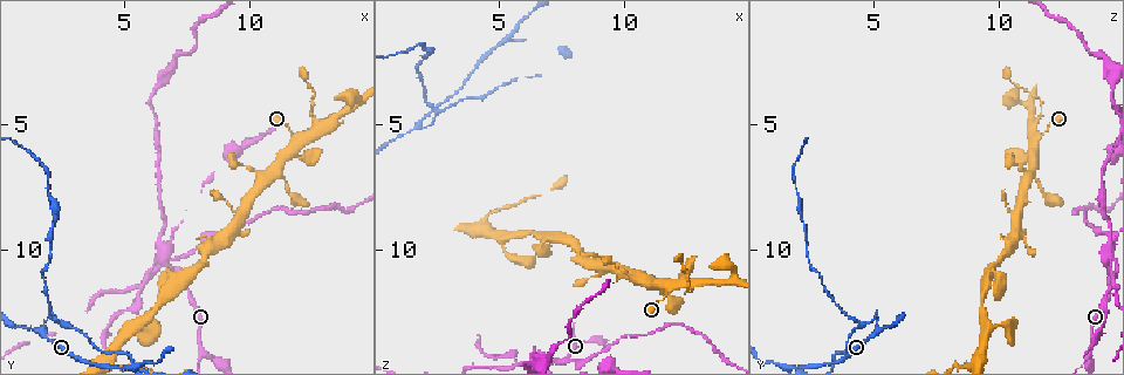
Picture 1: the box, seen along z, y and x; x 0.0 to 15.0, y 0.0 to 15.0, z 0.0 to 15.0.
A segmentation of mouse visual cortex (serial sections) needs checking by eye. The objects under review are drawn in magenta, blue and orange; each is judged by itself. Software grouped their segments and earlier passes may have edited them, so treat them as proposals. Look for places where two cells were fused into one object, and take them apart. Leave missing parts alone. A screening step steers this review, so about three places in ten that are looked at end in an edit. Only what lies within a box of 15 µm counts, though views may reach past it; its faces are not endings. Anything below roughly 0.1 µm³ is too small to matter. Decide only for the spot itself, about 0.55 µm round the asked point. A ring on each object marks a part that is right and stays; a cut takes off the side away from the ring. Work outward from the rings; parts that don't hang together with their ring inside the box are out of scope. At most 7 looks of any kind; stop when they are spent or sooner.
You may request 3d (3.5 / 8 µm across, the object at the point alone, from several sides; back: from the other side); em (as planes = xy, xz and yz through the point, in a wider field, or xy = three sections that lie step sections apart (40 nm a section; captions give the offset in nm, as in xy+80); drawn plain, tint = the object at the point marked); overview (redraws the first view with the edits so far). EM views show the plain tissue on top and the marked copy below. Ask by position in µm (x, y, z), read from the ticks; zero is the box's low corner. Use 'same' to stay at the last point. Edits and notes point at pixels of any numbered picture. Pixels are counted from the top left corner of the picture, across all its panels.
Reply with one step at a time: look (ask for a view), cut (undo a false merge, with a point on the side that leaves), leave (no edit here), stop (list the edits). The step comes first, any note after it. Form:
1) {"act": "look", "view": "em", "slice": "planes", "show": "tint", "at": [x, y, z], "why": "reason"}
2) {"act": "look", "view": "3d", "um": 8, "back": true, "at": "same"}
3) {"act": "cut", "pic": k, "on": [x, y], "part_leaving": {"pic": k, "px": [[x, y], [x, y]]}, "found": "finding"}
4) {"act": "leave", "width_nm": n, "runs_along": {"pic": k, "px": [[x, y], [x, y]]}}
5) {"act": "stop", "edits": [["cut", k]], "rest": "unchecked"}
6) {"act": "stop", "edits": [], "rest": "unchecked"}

{"act": "look", "view": "3d", "um": 3.5, "at": [2.1, 12.5, 5.1], "why": "sharp bend"}

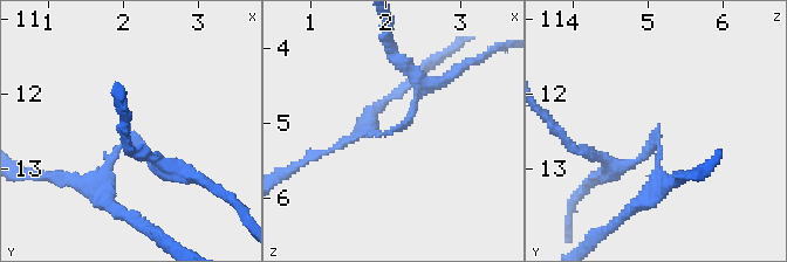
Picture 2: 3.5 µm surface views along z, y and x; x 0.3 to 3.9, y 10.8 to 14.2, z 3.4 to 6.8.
{"act": "look", "view": "em", "slice": "xy", "step": 2, "show": "tint", "at": [2.10, 12.55, 5.10], "arm_widths_nm": [150, 200], "why": "shape alone is not enough"}

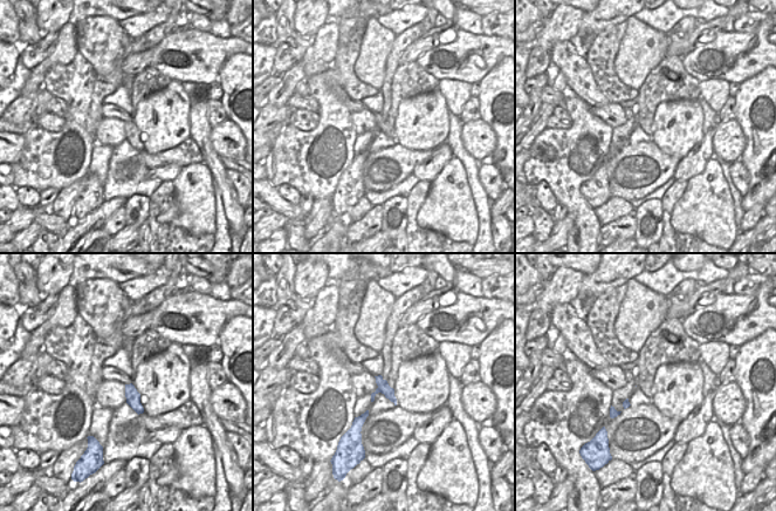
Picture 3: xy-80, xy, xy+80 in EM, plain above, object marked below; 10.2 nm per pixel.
{"act": "cut", "pic": 2, "on": [631, 163], "part_leaving": {"pic": 2, "px": [[658, 145], [622, 166], [589, 156]]}, "found": "a second cell is stuck on"}

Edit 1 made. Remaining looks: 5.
{"act": "look", "view": "3d", "um": 3.5, "at": [6.6, 10.3, 14.3], "why": "looks like a crossing"}

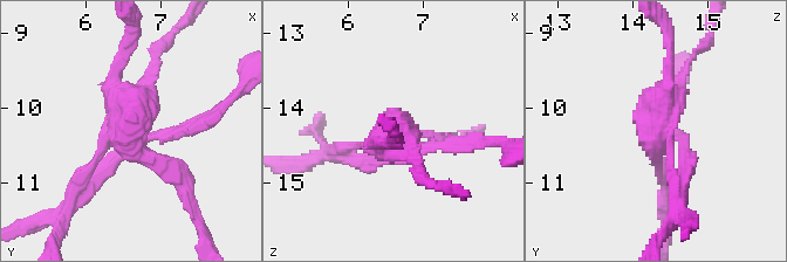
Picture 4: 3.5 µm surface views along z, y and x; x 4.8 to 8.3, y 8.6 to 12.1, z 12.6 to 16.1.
{"act": "look", "view": "em", "slice": "xy", "step": 3, "show": "tint", "at": [6.60, 10.35, 14.30], "why": "shape alone is not enough"}

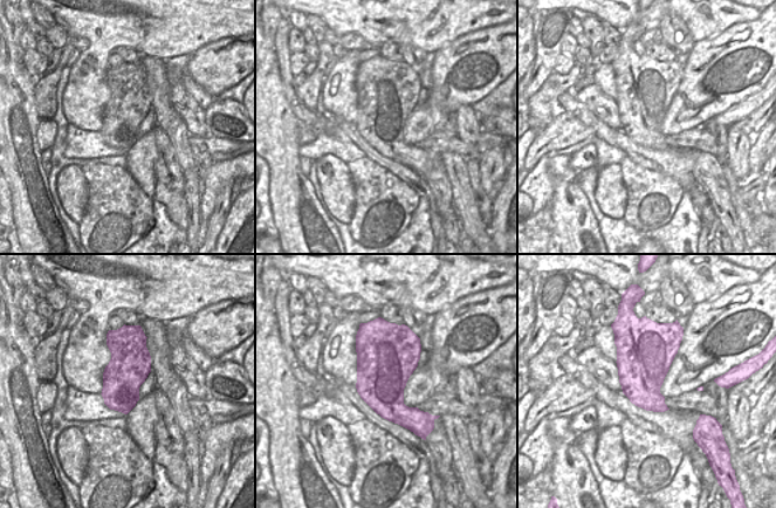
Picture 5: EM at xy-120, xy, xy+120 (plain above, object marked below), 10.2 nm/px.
{"act": "look", "view": "em", "slice": "planes", "show": "tint", "at": "same", "why": "another direction"}

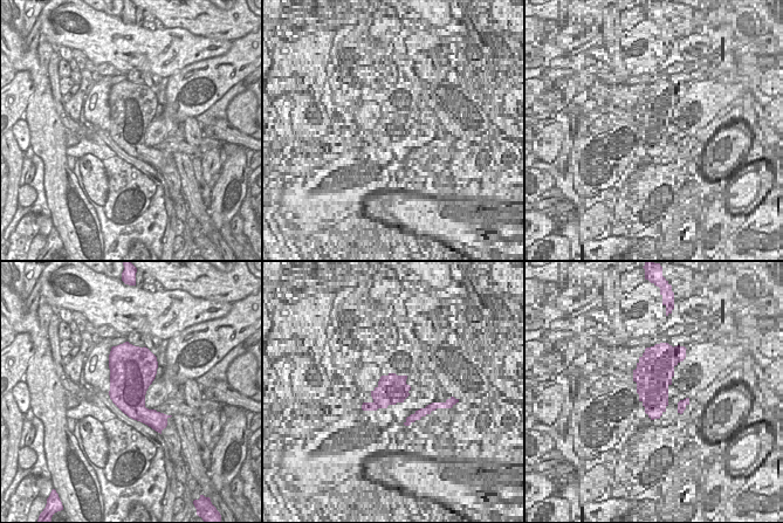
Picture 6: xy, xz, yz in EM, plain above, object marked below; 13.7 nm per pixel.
{"act": "cut", "pic": 4, "on": [346, 147], "width_nm": 600, "found": "a second cell is stuck on"}

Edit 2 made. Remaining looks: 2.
{"act": "look", "view": "3d", "um": 3.5, "back": true, "at": [8.0, 14.2, 13.7], "why": "three arms meet"}

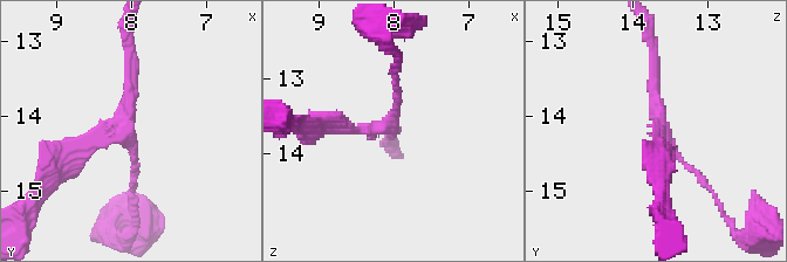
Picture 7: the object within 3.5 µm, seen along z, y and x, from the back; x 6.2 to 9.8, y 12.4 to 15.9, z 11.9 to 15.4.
{"act": "look", "view": "em", "slice": "xy", "step": 2, "show": "tint", "at": [8.10, 14.15, 13.70], "arms": 3, "arm_widths_nm": [100, 150, 250], "why": "need the tissue"}

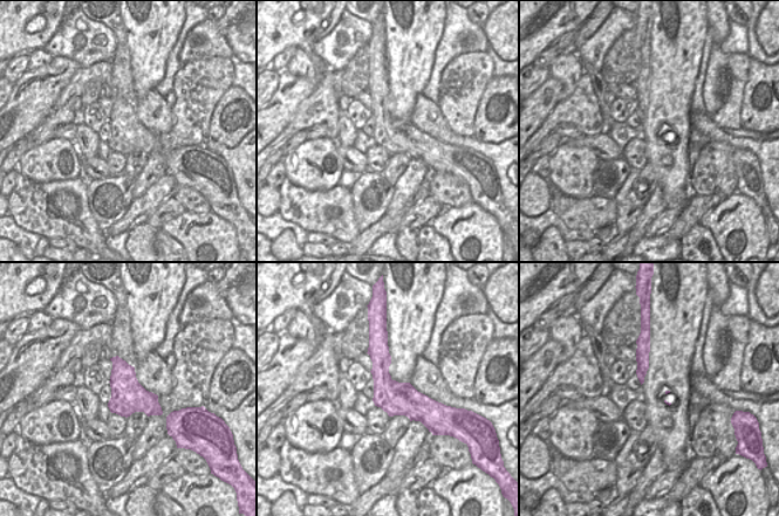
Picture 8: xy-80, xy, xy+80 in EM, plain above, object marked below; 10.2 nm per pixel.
{"act": "leave", "width_nm": 340, "runs_along": {"pic": 7, "px": [[131, 47], [128, 122], [60, 165]]}, "found": "one cell here"}

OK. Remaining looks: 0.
{"act": "stop", "edits": [["cut", 2], ["cut", 4]], "rest": "unchecked"}

